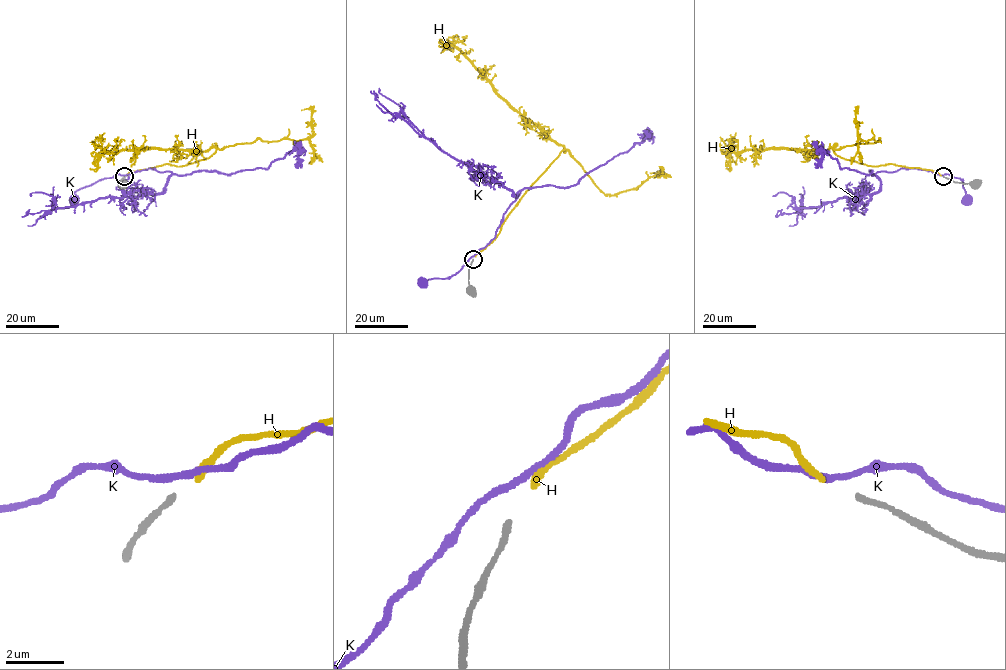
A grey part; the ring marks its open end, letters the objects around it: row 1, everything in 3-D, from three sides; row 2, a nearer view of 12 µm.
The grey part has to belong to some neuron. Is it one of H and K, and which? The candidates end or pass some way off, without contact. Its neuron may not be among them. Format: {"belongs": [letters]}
{"belongs": ["H"]}

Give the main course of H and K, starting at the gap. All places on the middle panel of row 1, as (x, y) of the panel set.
H: (475, 256), (499, 232), (518, 201), (564, 148), (503, 99), (454, 45), (465, 40), (465, 35)
K: (471, 257), (450, 276), (422, 281)

